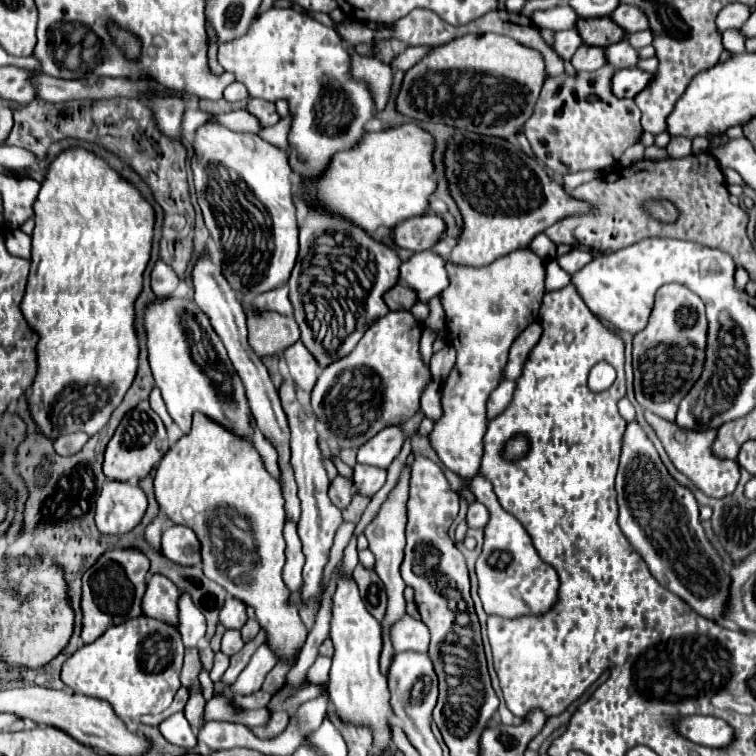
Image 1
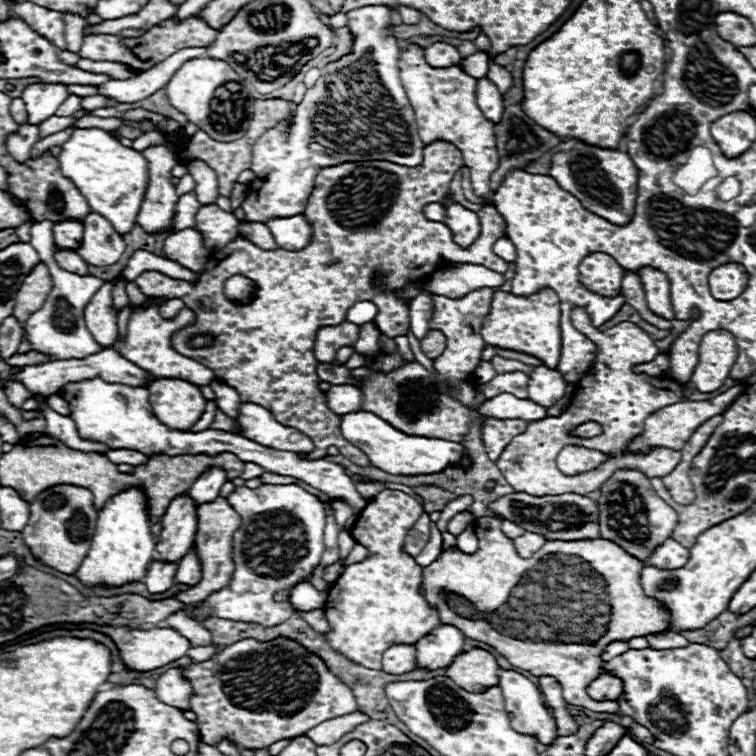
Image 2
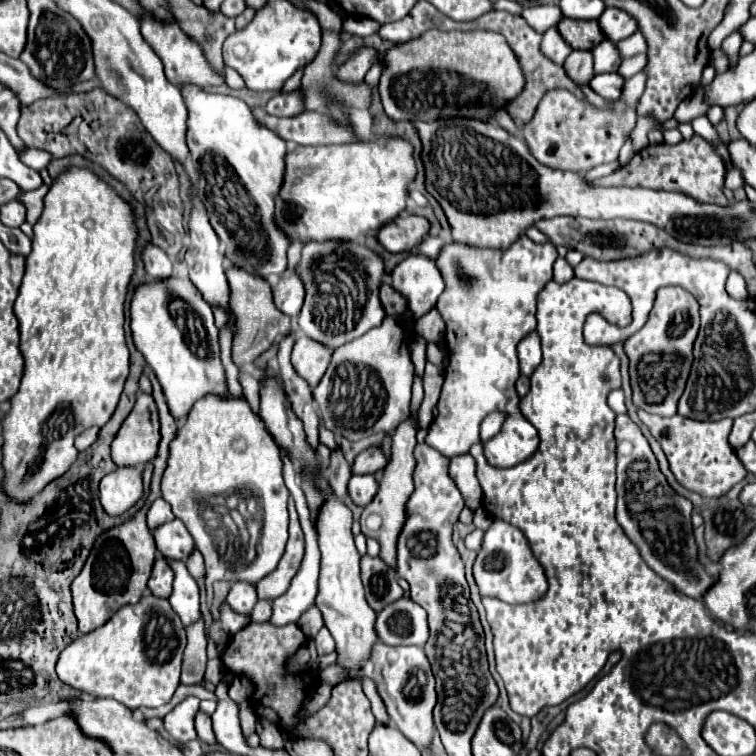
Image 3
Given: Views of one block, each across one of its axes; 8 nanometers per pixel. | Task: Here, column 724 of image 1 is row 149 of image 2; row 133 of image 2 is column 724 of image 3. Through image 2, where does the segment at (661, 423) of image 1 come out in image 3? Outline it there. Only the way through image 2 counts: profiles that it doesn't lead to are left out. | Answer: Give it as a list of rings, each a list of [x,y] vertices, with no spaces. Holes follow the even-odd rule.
[[[638,410],[638,418],[642,420],[644,426],[648,426],[650,434],[660,442],[670,462],[672,474],[686,490],[696,492],[704,498],[718,498],[726,494],[734,484],[744,480],[746,468],[742,466],[742,462],[736,456],[736,450],[728,442],[732,430],[730,418],[718,422],[698,422],[684,418],[680,414],[672,418],[662,418],[656,414],[648,414],[644,410]]]

